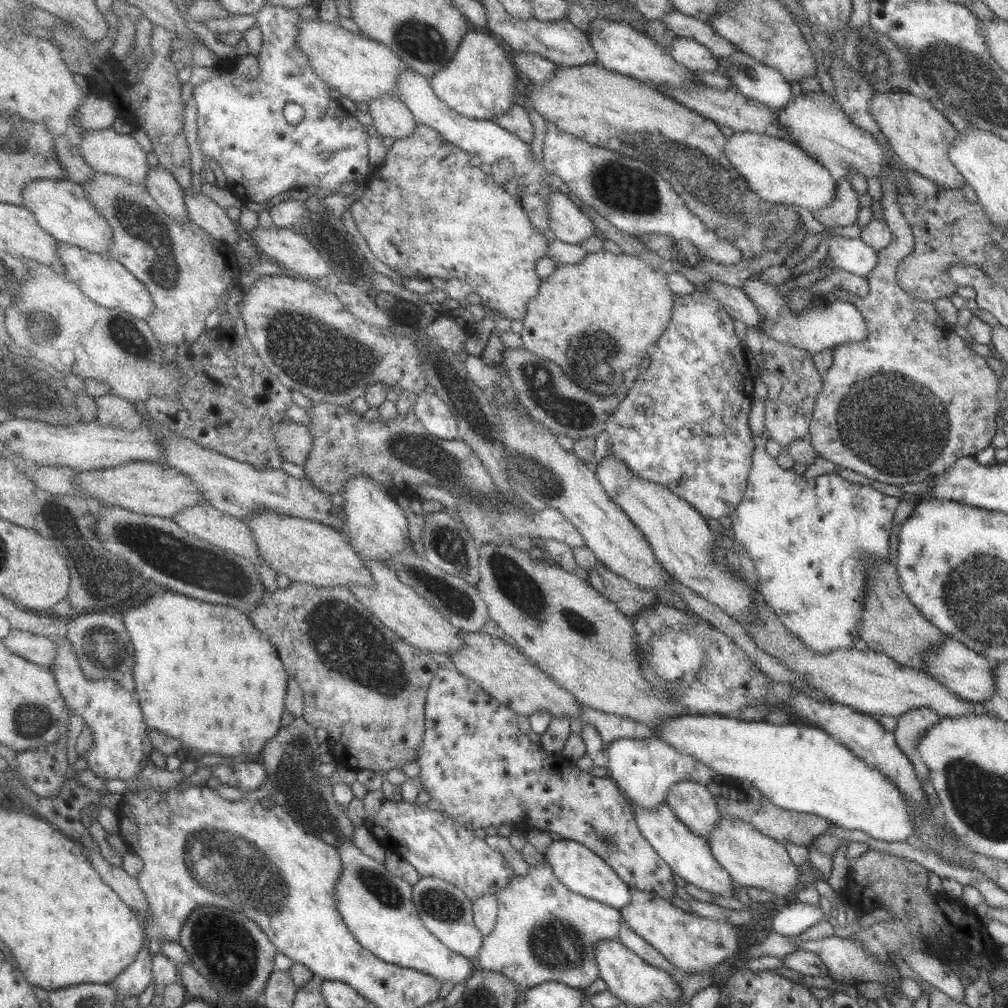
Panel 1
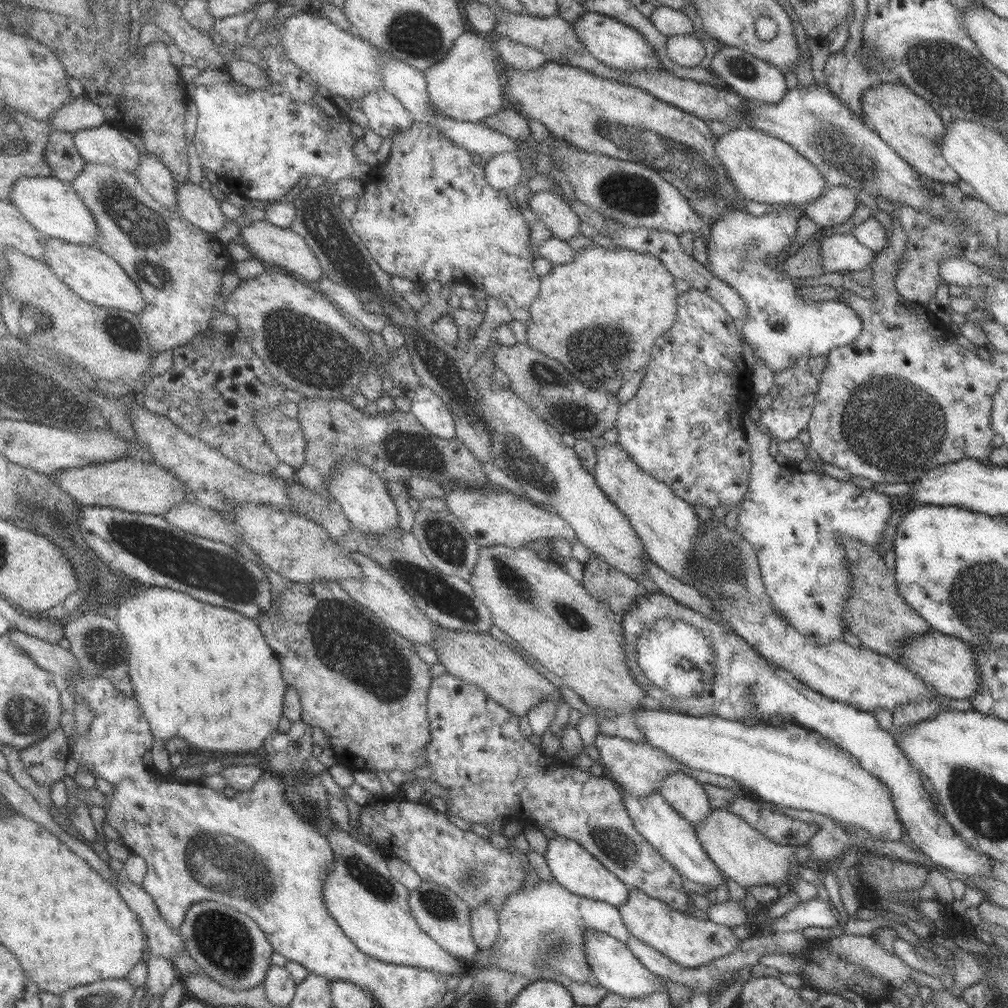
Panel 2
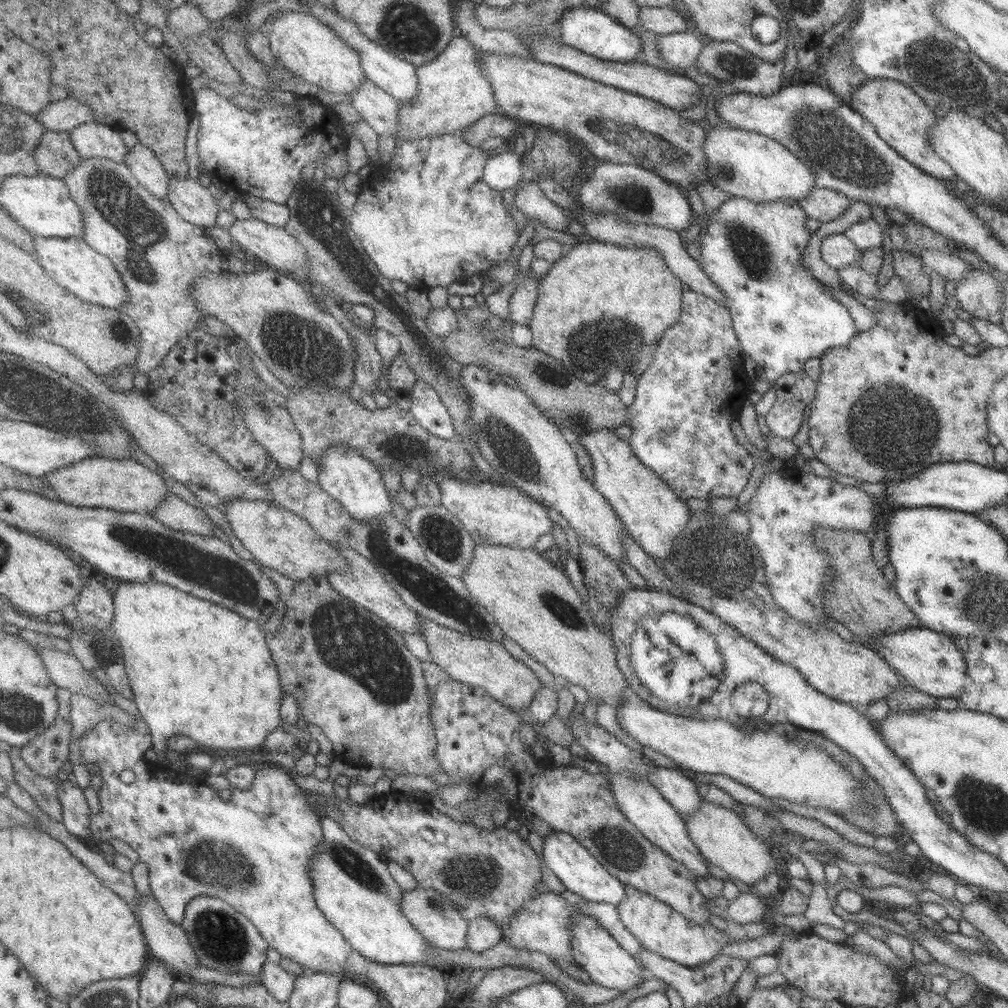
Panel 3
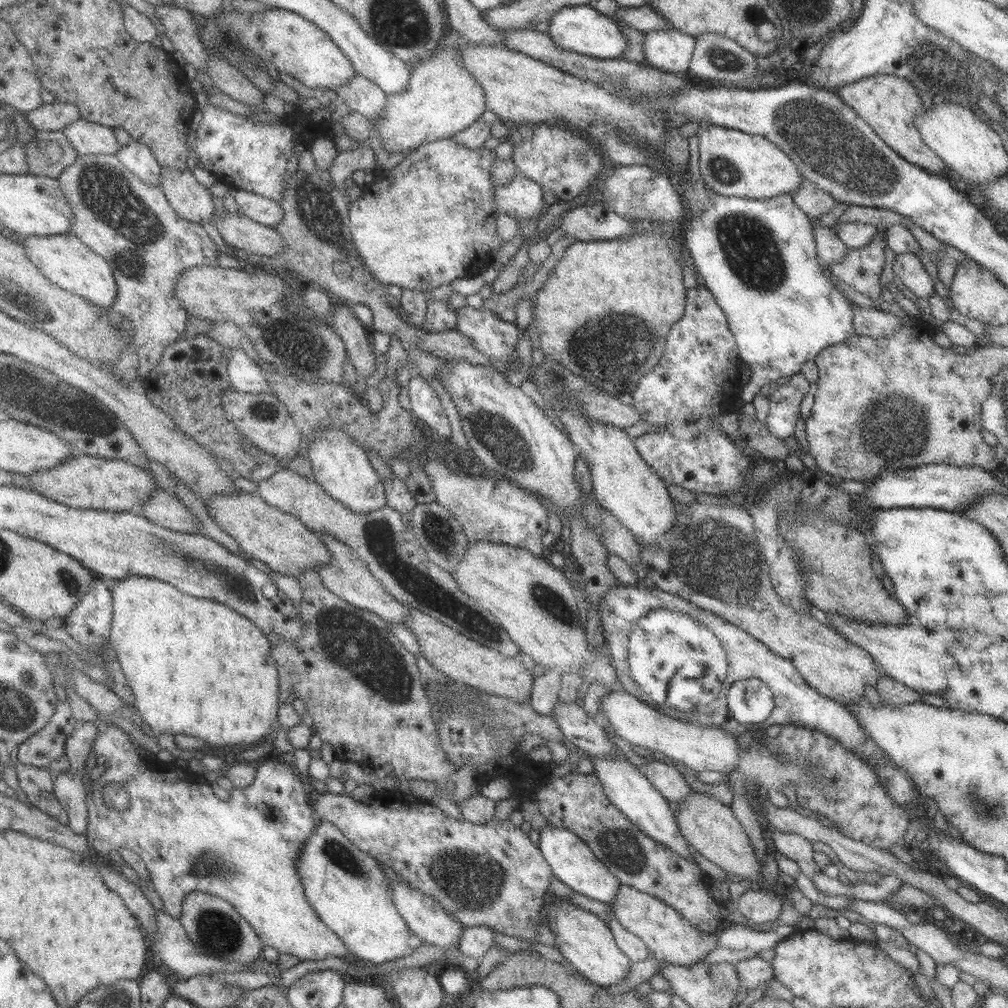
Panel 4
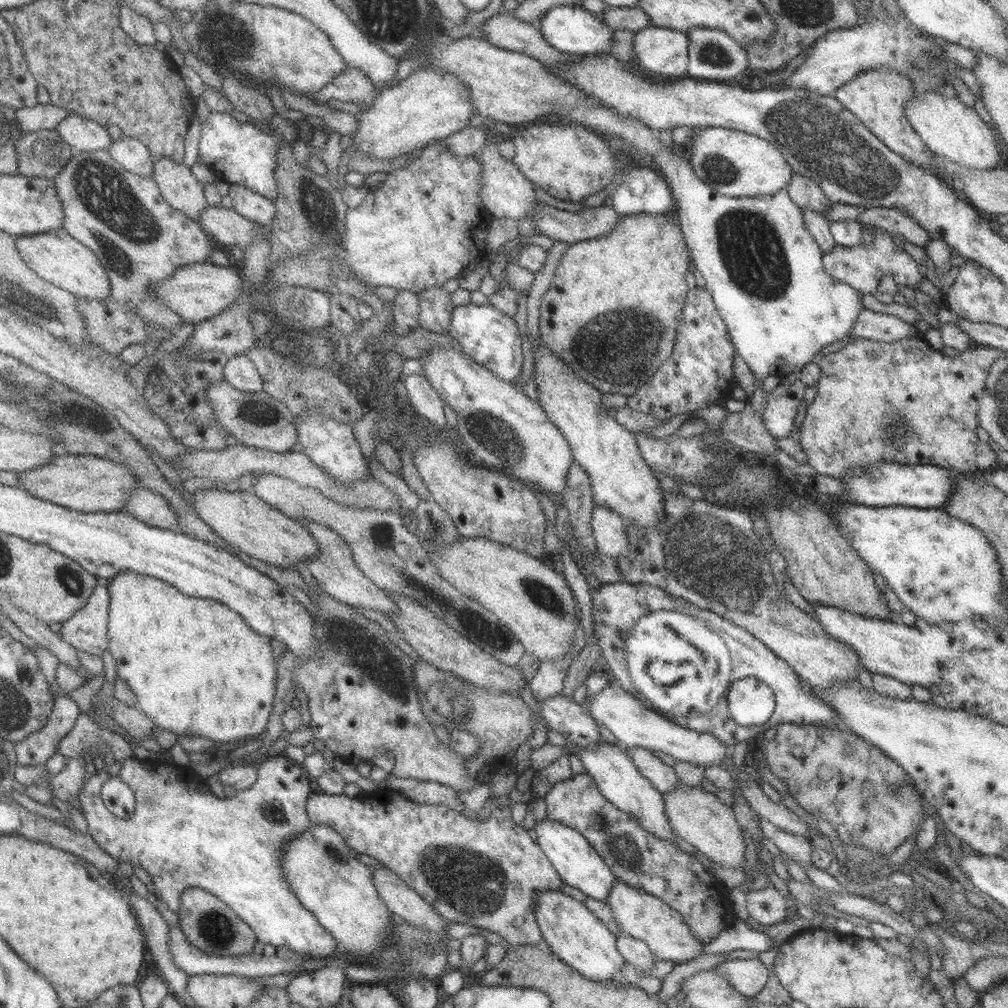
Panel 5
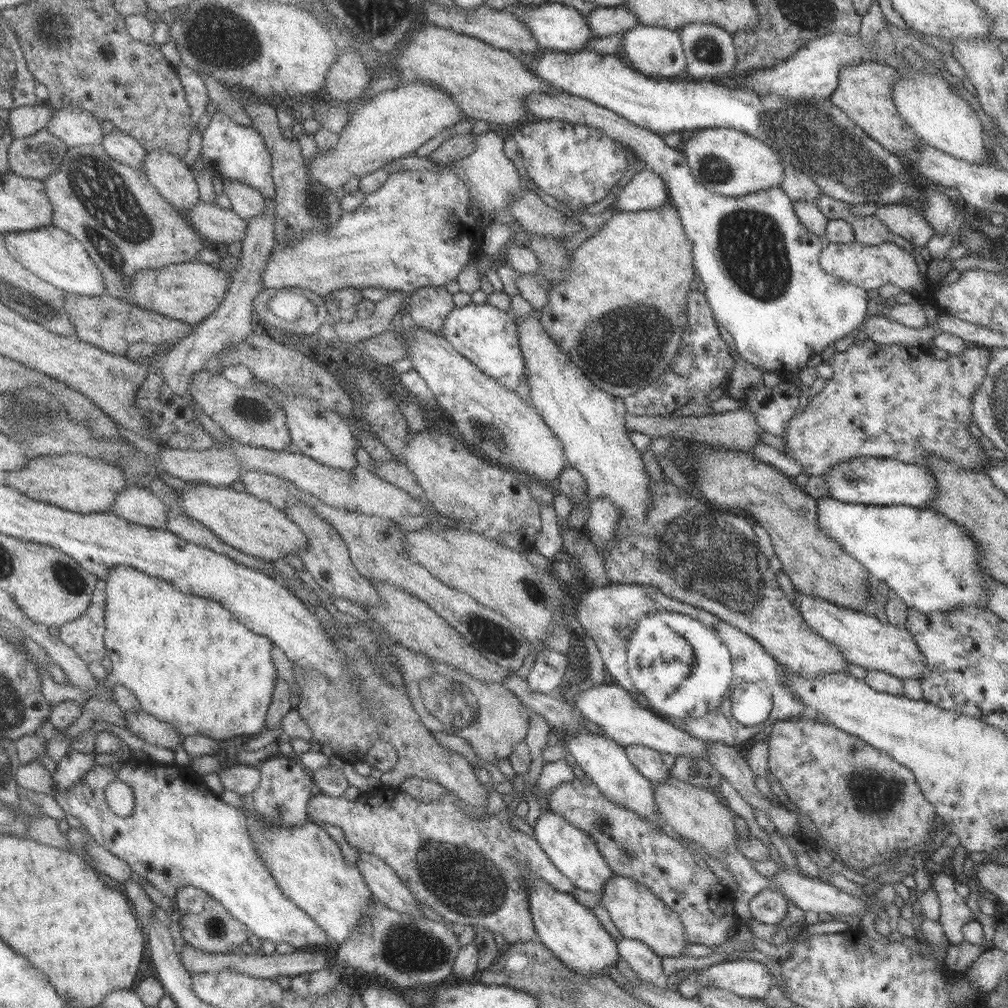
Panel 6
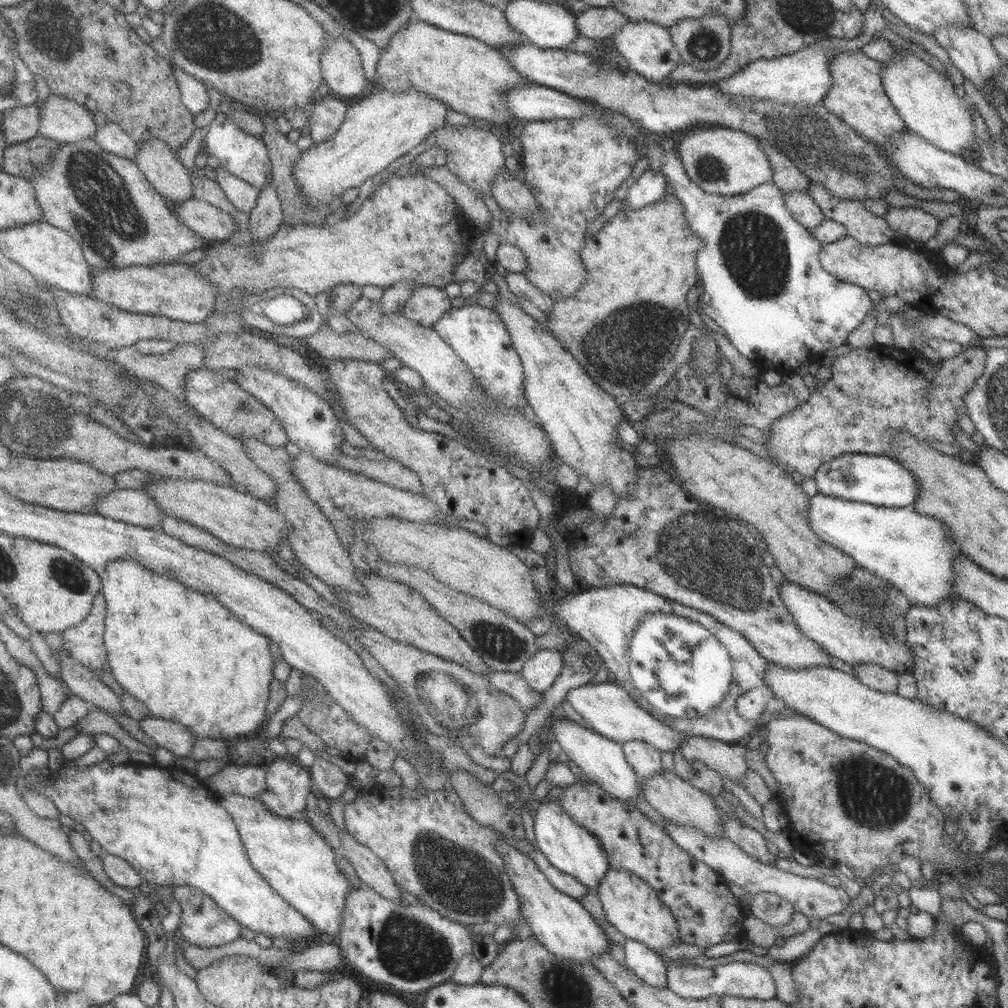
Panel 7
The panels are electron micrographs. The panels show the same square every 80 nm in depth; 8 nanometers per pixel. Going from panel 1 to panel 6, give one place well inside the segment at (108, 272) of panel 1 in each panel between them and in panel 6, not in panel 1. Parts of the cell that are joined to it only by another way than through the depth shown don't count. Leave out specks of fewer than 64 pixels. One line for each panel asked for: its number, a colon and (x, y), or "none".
2: (99, 278)
3: (74, 263)
4: (66, 259)
5: (57, 256)
6: (51, 252)

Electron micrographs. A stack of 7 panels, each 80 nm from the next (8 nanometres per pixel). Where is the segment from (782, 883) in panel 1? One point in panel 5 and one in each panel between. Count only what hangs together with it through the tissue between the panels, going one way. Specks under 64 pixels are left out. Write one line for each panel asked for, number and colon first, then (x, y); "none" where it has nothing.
2: (743, 854)
3: (724, 839)
4: (710, 827)
5: (699, 818)

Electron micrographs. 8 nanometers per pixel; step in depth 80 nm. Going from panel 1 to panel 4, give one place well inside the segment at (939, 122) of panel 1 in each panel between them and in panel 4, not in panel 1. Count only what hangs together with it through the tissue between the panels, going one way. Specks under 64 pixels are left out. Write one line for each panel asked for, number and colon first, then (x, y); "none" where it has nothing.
2: (909, 124)
3: (903, 119)
4: (890, 104)

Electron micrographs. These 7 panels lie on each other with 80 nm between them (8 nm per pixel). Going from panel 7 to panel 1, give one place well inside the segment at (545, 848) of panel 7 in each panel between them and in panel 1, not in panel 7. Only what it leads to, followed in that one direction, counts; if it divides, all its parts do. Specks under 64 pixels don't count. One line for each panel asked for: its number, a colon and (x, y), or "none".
1: (585, 873)
2: (573, 867)
3: (577, 869)
4: (572, 862)
5: (579, 866)
6: (574, 853)

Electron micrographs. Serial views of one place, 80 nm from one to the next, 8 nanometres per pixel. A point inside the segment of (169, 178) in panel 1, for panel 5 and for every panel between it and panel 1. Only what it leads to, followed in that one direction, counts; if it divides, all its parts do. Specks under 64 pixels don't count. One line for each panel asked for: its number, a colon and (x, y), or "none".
2: (159, 179)
3: (147, 165)
4: (138, 156)
5: (134, 154)

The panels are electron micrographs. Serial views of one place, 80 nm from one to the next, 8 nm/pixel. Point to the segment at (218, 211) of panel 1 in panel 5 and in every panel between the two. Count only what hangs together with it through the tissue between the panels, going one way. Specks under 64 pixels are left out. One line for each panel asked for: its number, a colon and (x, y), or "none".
2: (200, 207)
3: (195, 202)
4: (193, 200)
5: (181, 187)

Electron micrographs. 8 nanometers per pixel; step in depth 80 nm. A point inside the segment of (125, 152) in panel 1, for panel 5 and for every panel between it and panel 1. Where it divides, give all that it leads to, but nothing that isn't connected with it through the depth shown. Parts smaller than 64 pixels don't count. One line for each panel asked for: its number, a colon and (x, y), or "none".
2: (107, 144)
3: (93, 139)
4: (90, 138)
5: (84, 133)

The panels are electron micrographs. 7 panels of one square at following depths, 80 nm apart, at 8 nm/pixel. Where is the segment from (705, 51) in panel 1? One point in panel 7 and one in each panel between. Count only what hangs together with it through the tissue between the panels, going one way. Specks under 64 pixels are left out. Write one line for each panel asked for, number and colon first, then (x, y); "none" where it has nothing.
2: (687, 50)
3: (681, 49)
4: (670, 50)
5: (663, 50)
6: (654, 51)
7: (647, 46)

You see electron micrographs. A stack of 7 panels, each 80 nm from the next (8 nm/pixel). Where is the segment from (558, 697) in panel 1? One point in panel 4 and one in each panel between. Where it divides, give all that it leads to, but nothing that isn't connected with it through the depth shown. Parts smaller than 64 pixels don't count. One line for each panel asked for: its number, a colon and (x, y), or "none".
2: (480, 659)
3: (483, 663)
4: (460, 658)

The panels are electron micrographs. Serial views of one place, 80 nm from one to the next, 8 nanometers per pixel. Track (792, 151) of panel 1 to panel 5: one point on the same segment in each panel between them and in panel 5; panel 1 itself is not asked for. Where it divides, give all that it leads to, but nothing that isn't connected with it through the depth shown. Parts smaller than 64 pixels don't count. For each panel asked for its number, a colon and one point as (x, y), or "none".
2: (762, 168)
3: (749, 165)
4: (732, 163)
5: (734, 163)

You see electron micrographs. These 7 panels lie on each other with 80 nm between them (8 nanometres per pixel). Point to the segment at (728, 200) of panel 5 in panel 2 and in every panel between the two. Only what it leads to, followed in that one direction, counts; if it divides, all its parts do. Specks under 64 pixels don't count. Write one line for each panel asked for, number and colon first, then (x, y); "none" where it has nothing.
2: (780, 327)
3: (782, 315)
4: (759, 259)

